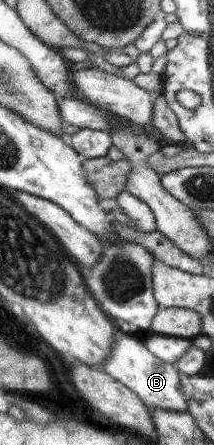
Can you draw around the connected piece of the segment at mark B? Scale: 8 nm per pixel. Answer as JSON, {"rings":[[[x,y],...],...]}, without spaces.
{"rings":[[[117,330],[115,337],[116,344],[112,348],[111,356],[101,369],[117,379],[117,382],[124,383],[124,386],[135,391],[151,409],[187,411],[188,405],[179,381],[179,368],[174,363],[163,362],[157,358],[143,340],[137,340],[122,330]]]}

